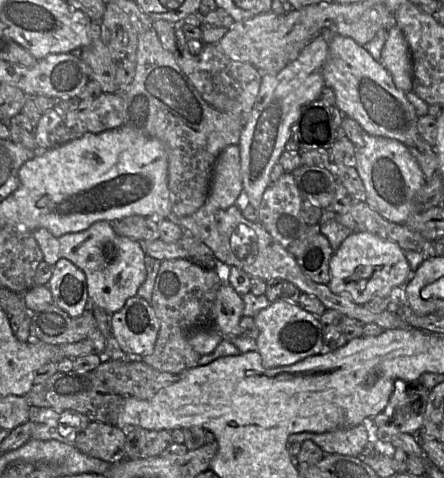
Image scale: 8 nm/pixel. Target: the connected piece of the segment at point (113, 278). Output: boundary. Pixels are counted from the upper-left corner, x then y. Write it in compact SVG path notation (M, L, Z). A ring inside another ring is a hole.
M98 221L84 231L60 237L45 228L35 229L32 235L43 253L43 260L49 265L53 267L59 259L65 258L84 272L90 305L100 307L111 315L119 311L127 299L137 295L146 279L146 254L142 241L121 236L114 224L108 221Z

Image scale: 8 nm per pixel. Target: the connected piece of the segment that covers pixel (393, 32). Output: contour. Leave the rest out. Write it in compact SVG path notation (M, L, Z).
M395 25L388 31L380 61L393 78L397 89L412 91L412 61L402 30Z

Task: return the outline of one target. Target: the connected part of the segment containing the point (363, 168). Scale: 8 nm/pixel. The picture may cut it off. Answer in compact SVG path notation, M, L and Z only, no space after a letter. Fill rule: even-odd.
M364 130L362 136L364 144L356 148L355 167L364 185L365 201L386 220L397 224L404 224L414 213L414 199L426 182L423 172L409 152L408 147L402 142L387 137L370 135Z

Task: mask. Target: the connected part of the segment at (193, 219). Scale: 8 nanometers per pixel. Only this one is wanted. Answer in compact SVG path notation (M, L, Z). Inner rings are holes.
M206 202L194 214L178 218L178 225L207 245L218 261L236 266L251 278L260 278L266 282L273 279L291 282L303 293L317 297L327 309L337 310L344 316L354 318L363 324L375 323L384 330L409 327L394 311L372 312L363 305L333 293L328 284L312 281L303 273L296 257L278 243L259 222L254 223L245 219L237 205L223 210L214 208L211 203Z

